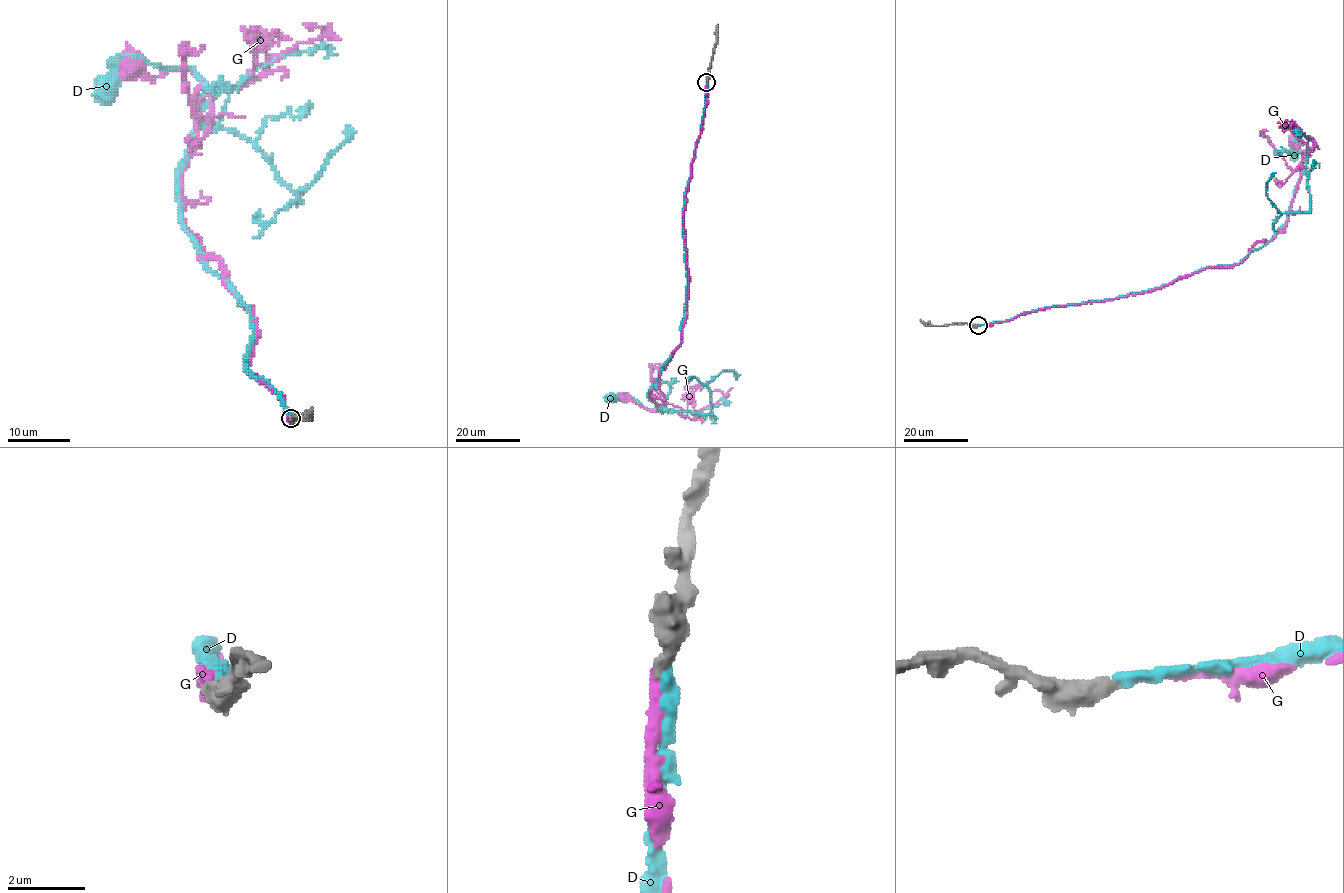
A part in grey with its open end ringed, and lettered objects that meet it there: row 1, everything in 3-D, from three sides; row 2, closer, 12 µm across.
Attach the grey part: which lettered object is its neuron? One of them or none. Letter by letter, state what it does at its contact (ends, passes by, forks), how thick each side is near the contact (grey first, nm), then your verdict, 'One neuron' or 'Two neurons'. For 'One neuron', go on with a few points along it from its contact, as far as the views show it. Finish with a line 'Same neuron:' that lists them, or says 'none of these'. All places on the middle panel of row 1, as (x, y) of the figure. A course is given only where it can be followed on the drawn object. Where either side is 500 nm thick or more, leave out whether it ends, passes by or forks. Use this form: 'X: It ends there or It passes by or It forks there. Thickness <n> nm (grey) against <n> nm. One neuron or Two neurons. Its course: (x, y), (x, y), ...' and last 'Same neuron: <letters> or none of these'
D: It ends there. Thickness 420 nm (grey) against 320 nm. One neuron. Its course: (707, 82), (682, 209), (681, 342), (648, 396), (661, 408), (710, 414), (707, 385), (724, 370), (736, 379)
G: It ends there. Thickness 400 nm (grey) against 240 nm. Two neurons
Same neuron: D

